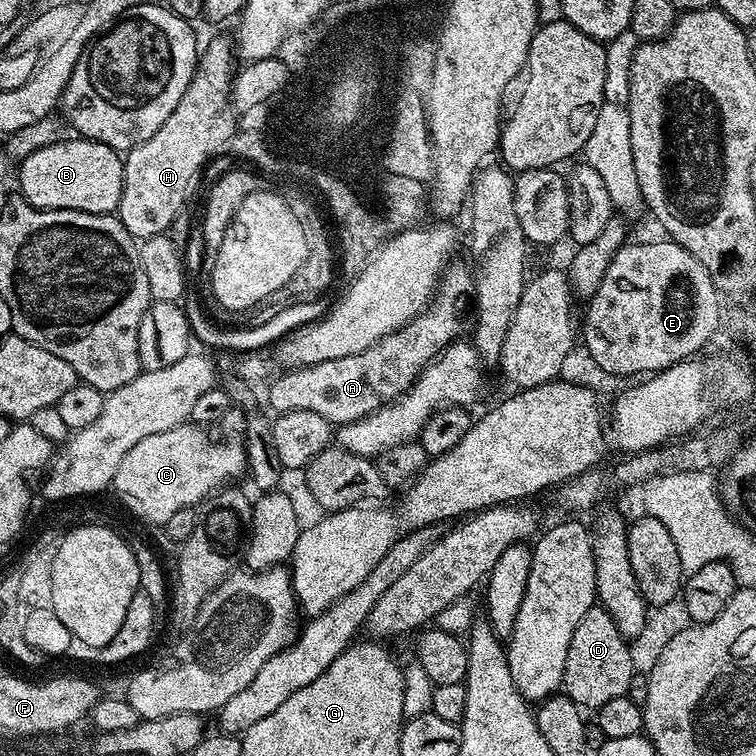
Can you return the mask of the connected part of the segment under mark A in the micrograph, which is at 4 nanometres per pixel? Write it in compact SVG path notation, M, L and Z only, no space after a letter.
M449 266L445 268L444 275L440 277L440 283L436 286L436 294L432 297L428 307L422 309L412 321L406 326L402 326L396 332L390 333L386 338L382 338L378 342L374 342L374 346L370 346L366 350L362 350L362 354L354 354L353 356L347 356L346 358L334 358L330 362L318 362L317 364L311 364L305 368L297 368L295 370L285 371L285 376L280 376L272 385L268 388L268 404L273 408L273 413L279 414L281 412L289 412L290 410L314 410L314 414L322 414L322 418L326 418L329 424L333 426L343 426L345 424L352 424L356 420L361 420L364 416L369 416L370 413L376 412L384 404L390 403L392 400L399 400L400 395L408 389L420 377L420 372L423 370L431 360L434 359L443 348L447 348L449 344L461 339L465 335L464 323L469 323L470 320L470 297L474 292L474 276L471 271L468 272L464 268L455 268L455 266Z

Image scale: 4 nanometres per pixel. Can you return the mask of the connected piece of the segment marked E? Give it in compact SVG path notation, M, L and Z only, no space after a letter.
M667 238L648 240L645 244L632 243L626 242L618 250L618 254L614 254L610 266L606 266L606 278L602 278L602 286L598 286L596 293L587 301L588 309L585 310L584 316L582 312L582 348L584 344L585 350L592 355L593 362L602 371L609 372L612 376L636 376L632 378L640 378L645 374L655 374L680 360L690 358L692 348L699 347L699 344L703 343L708 335L711 335L712 328L715 328L716 298L715 292L712 292L712 285L708 281L710 270L706 270L706 266L702 266L702 262L698 262L698 258L694 258L694 254L690 254L690 250L678 246L673 240Z

